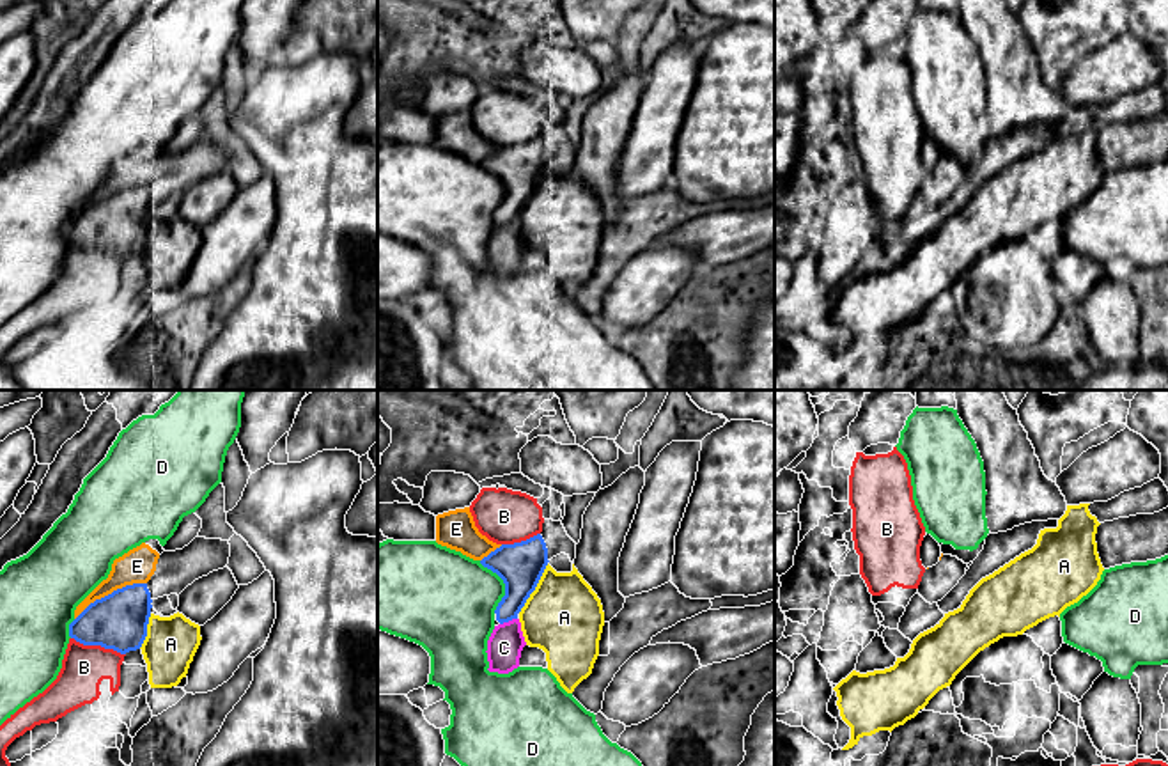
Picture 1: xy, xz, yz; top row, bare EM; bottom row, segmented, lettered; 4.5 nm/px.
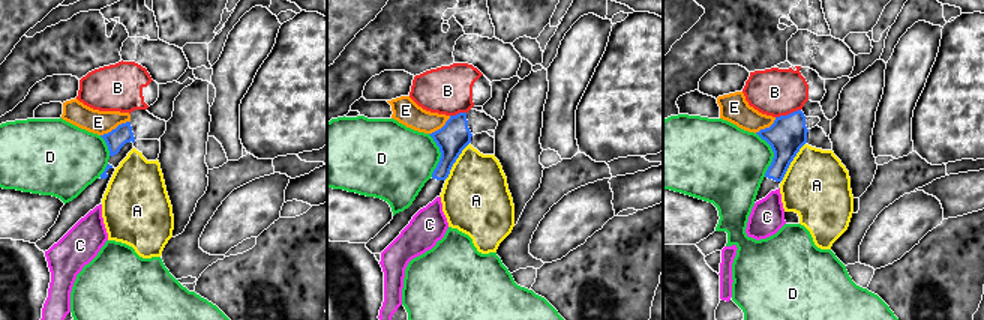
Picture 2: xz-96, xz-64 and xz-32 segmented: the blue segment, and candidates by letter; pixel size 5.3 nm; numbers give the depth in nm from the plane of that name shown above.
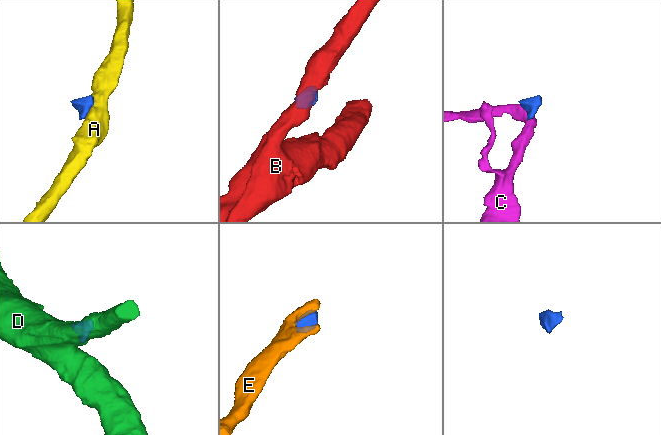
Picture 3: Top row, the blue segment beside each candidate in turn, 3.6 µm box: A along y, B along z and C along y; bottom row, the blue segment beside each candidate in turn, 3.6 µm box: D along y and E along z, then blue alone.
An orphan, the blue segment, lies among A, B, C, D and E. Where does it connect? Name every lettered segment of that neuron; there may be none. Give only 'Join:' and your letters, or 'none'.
Join: none

